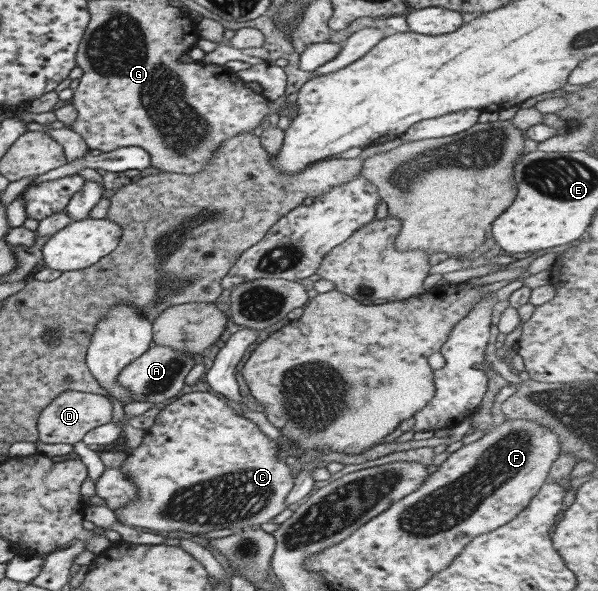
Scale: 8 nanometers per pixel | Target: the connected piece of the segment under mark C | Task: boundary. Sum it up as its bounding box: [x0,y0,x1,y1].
[113,391,295,534]

